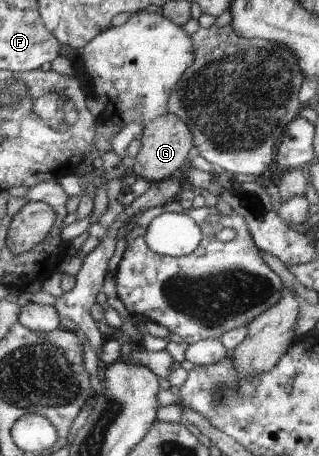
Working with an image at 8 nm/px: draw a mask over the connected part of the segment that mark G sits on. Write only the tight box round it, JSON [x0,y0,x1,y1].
[132,112,194,182]

